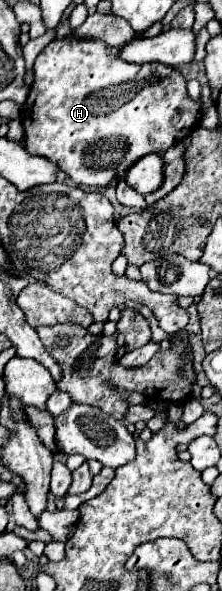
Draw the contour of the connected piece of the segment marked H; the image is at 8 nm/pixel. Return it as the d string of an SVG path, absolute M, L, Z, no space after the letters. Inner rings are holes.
M65 37L65 39L53 39L35 59L35 81L29 87L29 97L25 101L25 105L21 107L21 119L23 119L23 127L25 127L25 147L27 151L31 151L31 155L45 155L47 159L51 159L53 163L59 163L59 169L65 171L75 185L85 185L85 187L107 187L113 181L117 183L119 179L125 179L127 171L145 155L149 153L165 153L171 145L175 145L177 141L185 139L199 123L201 123L201 109L203 109L203 101L193 101L187 95L187 83L183 79L183 75L169 65L163 63L145 63L145 65L135 65L129 61L123 61L119 57L123 45L117 47L109 47L105 45L101 39L77 39L77 37Z

